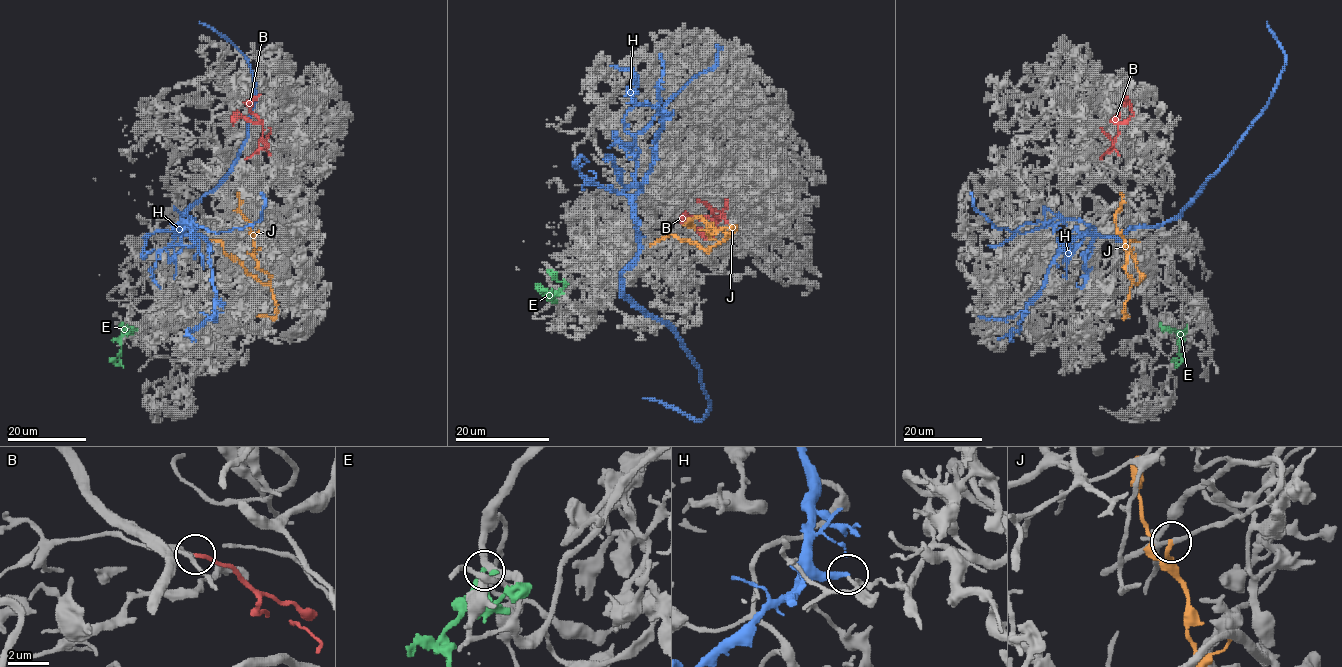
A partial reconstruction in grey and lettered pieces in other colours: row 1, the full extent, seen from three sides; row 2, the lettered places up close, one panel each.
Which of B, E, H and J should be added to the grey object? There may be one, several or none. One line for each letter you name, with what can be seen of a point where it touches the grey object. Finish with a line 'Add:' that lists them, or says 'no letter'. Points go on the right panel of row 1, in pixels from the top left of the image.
B: meets grey at (1101, 159)
Add: B

